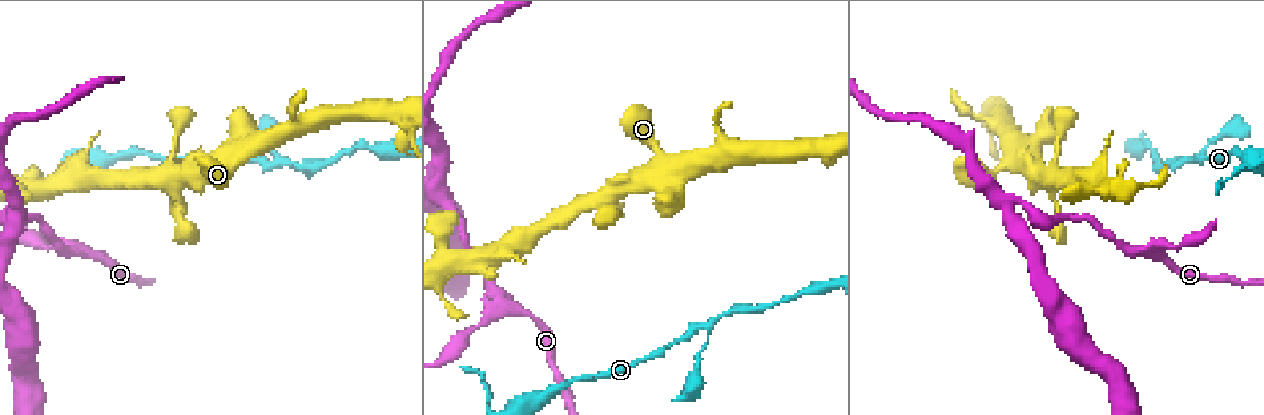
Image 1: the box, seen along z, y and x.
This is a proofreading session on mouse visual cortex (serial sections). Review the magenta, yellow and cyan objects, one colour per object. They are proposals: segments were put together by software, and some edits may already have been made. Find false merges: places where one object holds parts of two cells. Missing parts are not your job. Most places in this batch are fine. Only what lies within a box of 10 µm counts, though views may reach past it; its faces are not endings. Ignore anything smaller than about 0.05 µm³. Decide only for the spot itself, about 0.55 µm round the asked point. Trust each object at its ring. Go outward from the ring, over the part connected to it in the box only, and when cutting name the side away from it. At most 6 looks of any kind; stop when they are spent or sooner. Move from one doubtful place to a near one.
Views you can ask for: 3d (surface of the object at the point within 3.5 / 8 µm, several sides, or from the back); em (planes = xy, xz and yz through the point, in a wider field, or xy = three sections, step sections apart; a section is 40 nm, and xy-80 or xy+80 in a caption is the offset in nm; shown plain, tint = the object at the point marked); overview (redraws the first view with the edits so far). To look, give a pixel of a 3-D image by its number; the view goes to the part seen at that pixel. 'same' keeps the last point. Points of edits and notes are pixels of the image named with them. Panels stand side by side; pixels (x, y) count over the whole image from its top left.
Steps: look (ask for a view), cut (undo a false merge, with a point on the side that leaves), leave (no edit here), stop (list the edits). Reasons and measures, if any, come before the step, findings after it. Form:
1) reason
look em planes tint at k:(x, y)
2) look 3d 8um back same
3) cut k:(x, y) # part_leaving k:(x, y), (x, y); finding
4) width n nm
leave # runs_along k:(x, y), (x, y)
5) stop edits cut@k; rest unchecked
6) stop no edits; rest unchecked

branch point
look 3d 3.5um at 1:(508, 308)

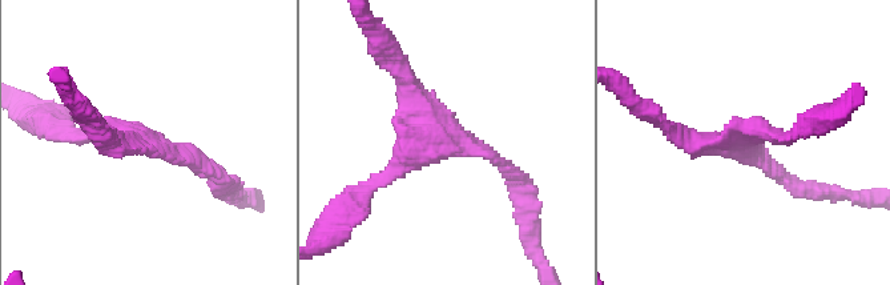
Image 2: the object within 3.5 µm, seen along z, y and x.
arms 3; arm_widths 150, 200, 250 nm
look em xy step 5 tint at 2:(447, 141)

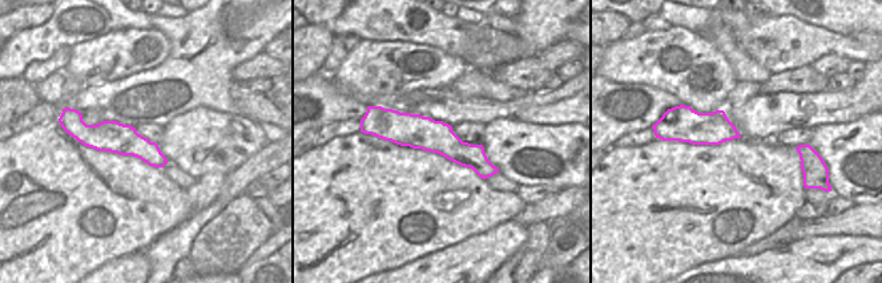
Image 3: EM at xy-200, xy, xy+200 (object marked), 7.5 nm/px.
width 260 nm
leave # runs_along 3:(373, 128), (435, 136), (492, 170); all the same cell

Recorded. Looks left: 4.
sharp bend
look 3d 3.5um at 1:(1174, 163)

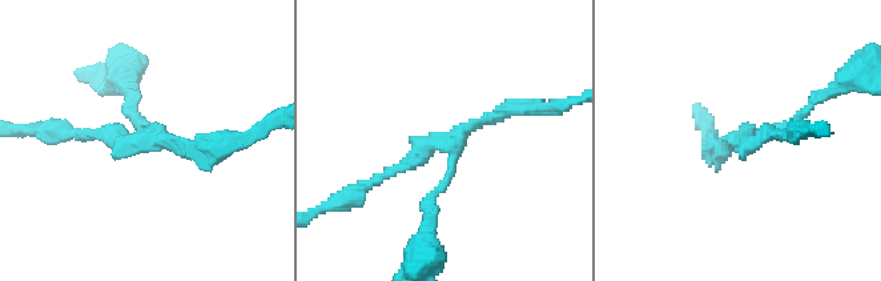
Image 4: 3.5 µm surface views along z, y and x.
arms 3; arm_widths 150, 150, 200 nm
leave # runs_along 4:(377, 179), (426, 144), (532, 107); continuous, no second cell

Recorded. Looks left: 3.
branch point
look 3d 8um at 1:(724, 154)

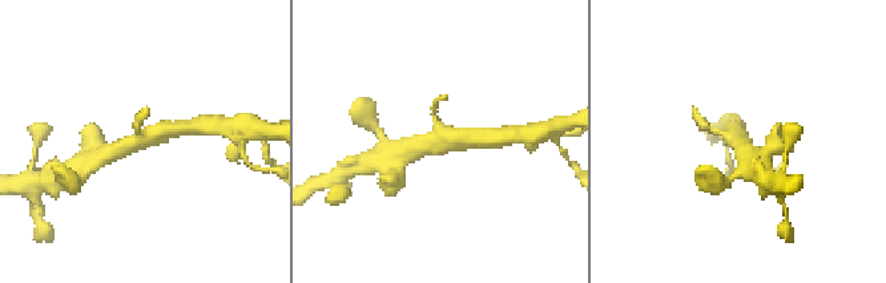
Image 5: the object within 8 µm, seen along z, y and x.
zoom in
look 3d 3.5um same

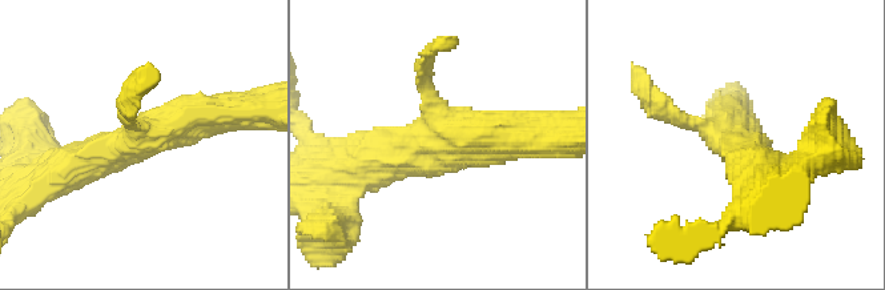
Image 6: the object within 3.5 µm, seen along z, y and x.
leave # continuous, no second cell

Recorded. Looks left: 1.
stop no edits; rest unchecked

